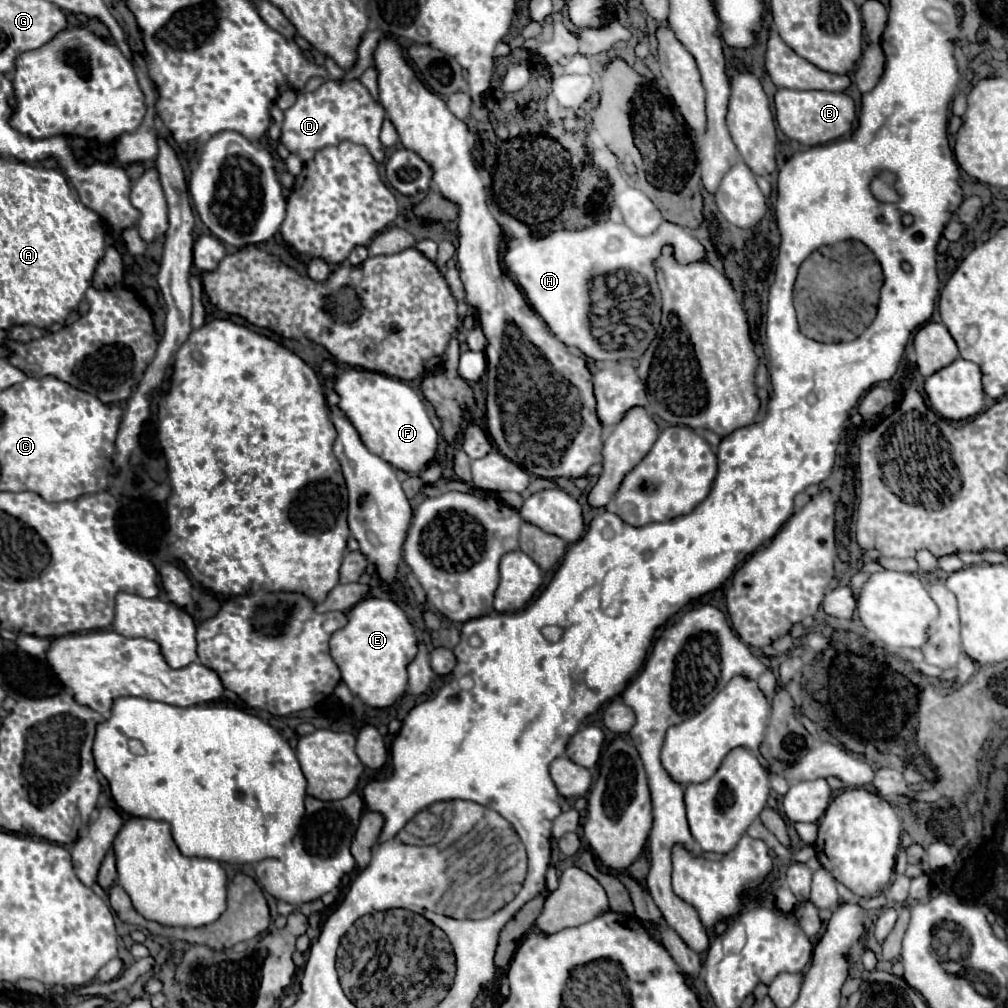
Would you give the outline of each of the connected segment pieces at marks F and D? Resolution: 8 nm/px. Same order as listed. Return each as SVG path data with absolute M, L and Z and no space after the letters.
M347 369L337 377L339 405L353 421L365 445L393 467L417 475L437 455L439 433L433 427L423 399L405 381L365 369Z
M325 59L325 69L329 69L329 77L321 87L315 91L305 91L297 95L297 103L285 111L283 127L281 127L281 143L295 155L299 155L303 161L313 159L315 151L327 147L327 145L339 145L343 141L365 145L371 153L371 157L377 163L385 161L387 147L379 141L381 125L385 121L385 109L383 105L371 97L367 87L359 79L345 81L343 77L347 71L339 67L333 59Z

